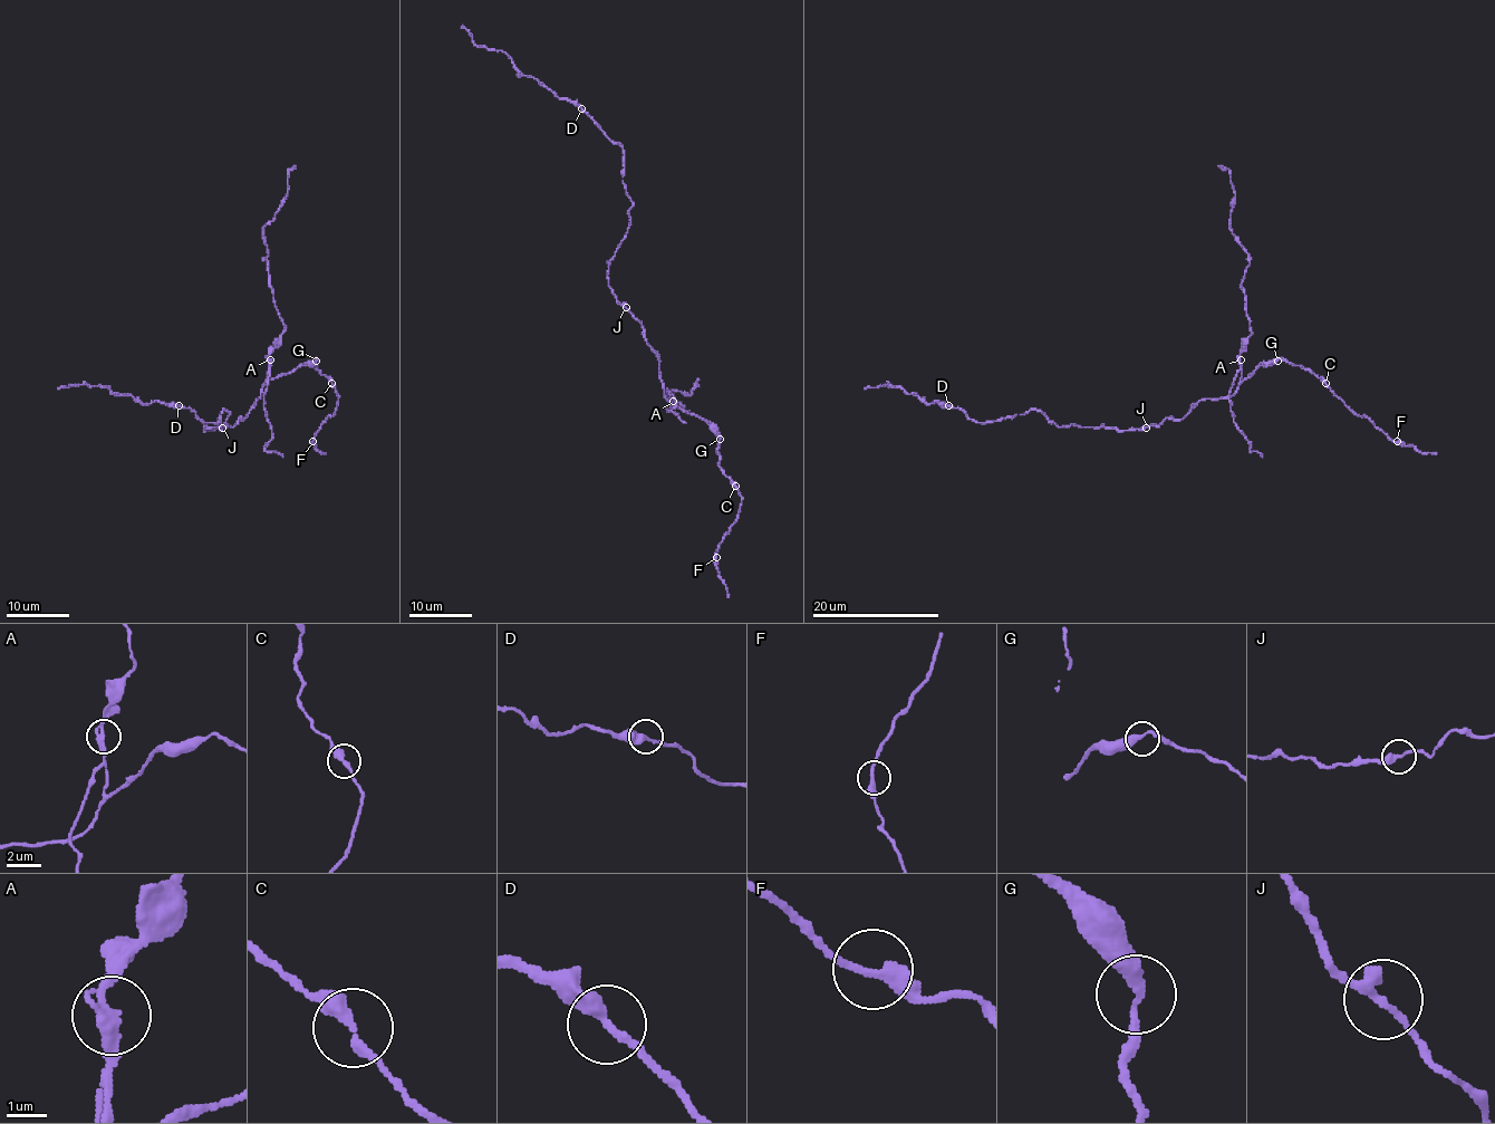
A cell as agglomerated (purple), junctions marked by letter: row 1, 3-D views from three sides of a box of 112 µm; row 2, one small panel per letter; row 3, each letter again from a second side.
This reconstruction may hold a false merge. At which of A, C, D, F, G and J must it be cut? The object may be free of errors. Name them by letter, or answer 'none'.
A

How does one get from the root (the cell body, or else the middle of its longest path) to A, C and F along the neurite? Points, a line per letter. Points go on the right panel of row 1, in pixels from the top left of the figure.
A: (1144, 428), (1157, 428), (1167, 418), (1182, 419), (1201, 400), (1232, 395), (1242, 378), (1240, 358)
C: (1144, 428), (1182, 419), (1201, 400), (1232, 395), (1259, 365), (1278, 358), (1325, 383)
F: (1144, 428), (1182, 419), (1201, 400), (1232, 395), (1259, 365), (1285, 358), (1310, 370), (1397, 441)

